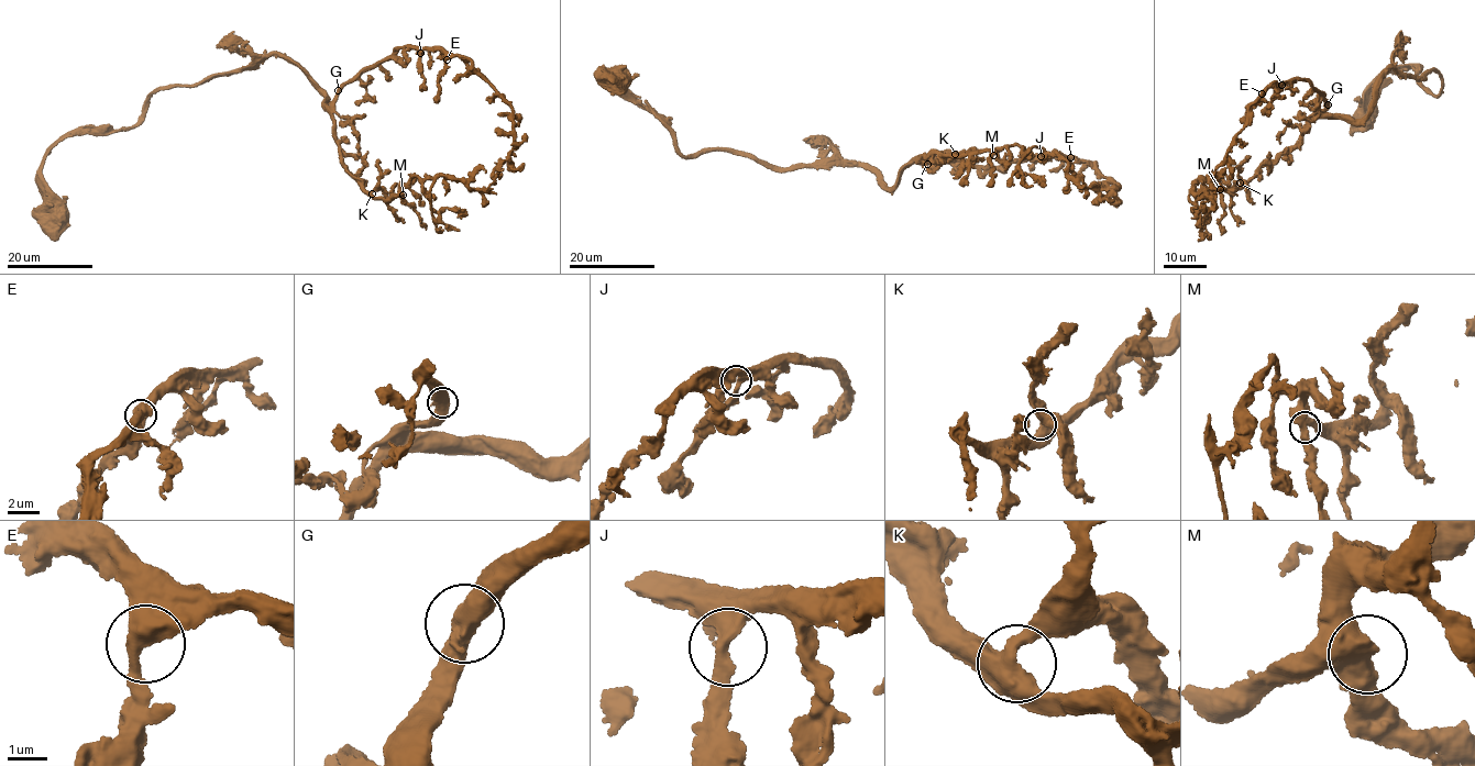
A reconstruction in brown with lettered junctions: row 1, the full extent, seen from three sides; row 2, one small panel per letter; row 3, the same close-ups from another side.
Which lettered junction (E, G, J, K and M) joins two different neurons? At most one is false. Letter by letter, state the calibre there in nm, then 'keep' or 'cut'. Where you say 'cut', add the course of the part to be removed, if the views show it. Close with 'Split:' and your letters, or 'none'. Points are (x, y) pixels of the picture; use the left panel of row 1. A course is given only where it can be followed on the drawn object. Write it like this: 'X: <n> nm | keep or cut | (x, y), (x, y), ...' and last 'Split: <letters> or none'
E: 550 nm | keep
G: 600 nm | keep
J: 400 nm | keep
K: 480 nm | keep
M: 550 nm | keep
Split: none

